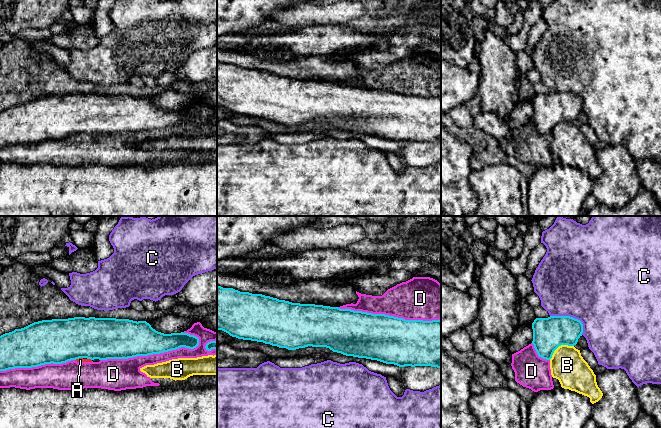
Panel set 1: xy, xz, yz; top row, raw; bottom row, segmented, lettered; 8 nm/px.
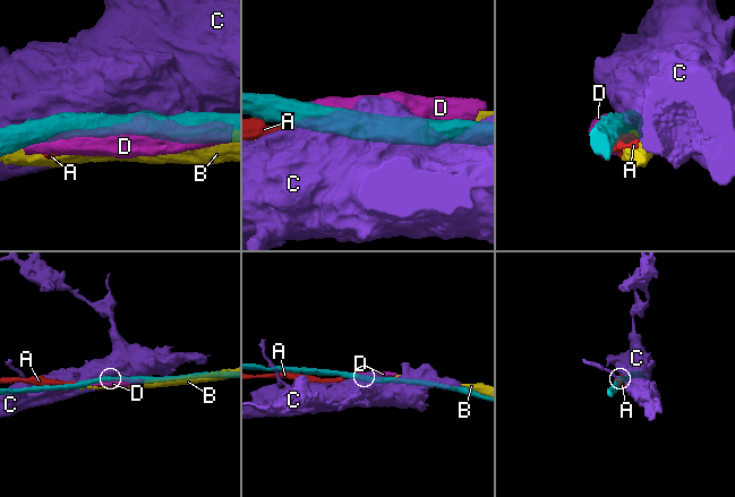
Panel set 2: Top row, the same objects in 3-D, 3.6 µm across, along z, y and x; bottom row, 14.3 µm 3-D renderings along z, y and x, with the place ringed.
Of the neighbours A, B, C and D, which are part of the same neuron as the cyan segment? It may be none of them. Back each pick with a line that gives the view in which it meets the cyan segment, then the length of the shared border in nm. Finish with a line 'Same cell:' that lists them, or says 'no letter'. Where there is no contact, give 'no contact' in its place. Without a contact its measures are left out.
Same cell: no letter

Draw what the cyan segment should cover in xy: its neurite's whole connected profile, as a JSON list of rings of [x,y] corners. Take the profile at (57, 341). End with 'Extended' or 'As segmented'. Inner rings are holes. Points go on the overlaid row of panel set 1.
[[[95,317],[42,320],[0,336],[0,371],[62,364],[79,358],[128,359],[181,347],[194,349],[198,345],[199,338],[194,335],[183,332],[164,334],[153,329],[146,321]]]. As segmented

